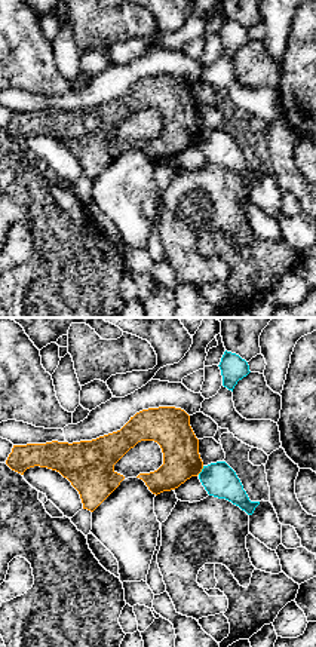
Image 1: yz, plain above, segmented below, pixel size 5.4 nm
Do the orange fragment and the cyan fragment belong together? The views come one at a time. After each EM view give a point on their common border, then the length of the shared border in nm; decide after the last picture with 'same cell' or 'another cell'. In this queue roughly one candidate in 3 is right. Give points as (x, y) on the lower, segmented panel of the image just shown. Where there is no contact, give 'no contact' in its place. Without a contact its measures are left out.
contact (201, 471); length 60 nm

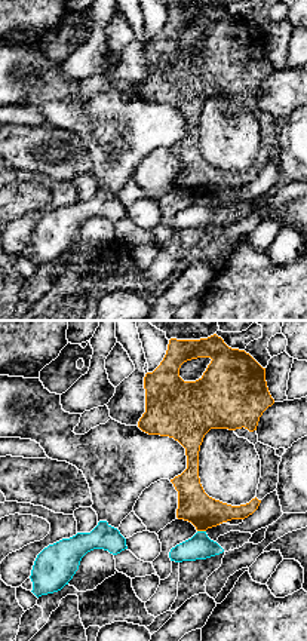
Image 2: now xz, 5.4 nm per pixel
contact (202, 530); length 50 nm

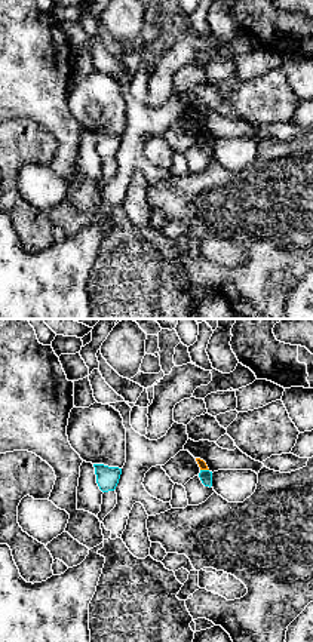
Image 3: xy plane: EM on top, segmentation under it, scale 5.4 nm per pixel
contact (205, 469); length 50 nm

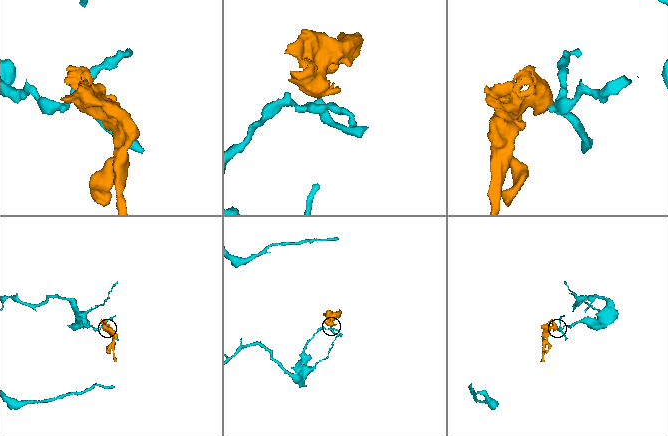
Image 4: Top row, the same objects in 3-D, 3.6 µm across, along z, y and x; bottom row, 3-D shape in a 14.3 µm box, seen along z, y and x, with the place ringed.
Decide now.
another cell

